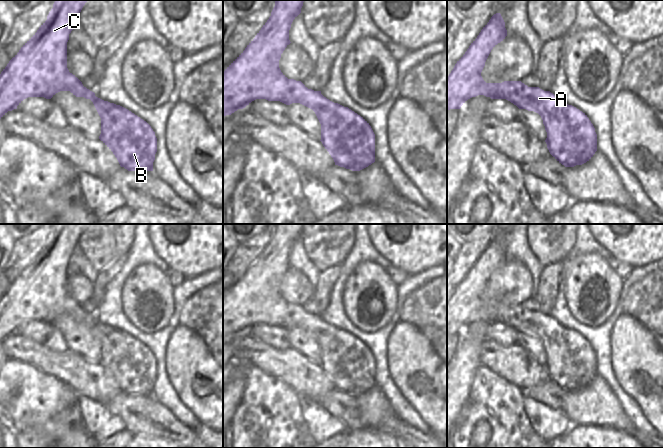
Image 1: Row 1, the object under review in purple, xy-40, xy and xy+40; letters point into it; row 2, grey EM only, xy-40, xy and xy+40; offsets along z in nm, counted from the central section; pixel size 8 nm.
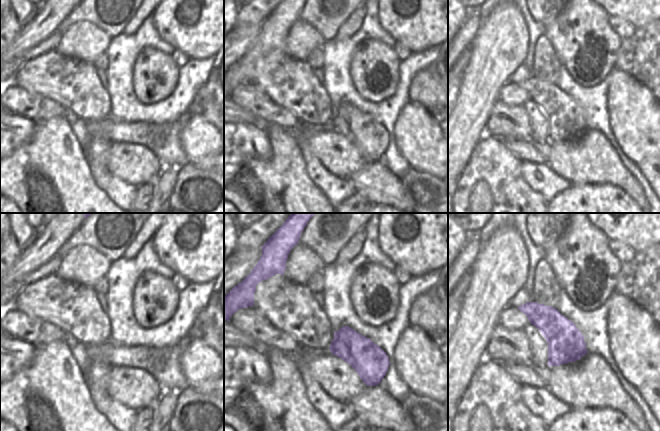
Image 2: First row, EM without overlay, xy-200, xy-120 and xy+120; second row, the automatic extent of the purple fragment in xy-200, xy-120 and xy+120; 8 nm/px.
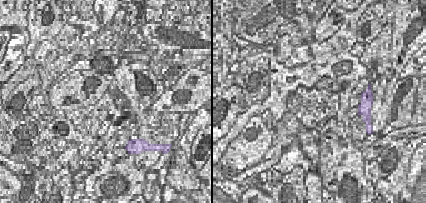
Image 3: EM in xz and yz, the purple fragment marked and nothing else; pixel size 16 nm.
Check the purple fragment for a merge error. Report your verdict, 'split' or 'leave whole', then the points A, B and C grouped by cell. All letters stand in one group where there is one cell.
leave whole; A B C

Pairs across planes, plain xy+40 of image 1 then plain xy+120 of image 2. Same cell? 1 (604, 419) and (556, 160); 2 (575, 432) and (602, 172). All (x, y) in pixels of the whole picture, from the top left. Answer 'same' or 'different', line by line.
1: same
2: different

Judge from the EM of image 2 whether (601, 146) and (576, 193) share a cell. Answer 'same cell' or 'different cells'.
different cells

